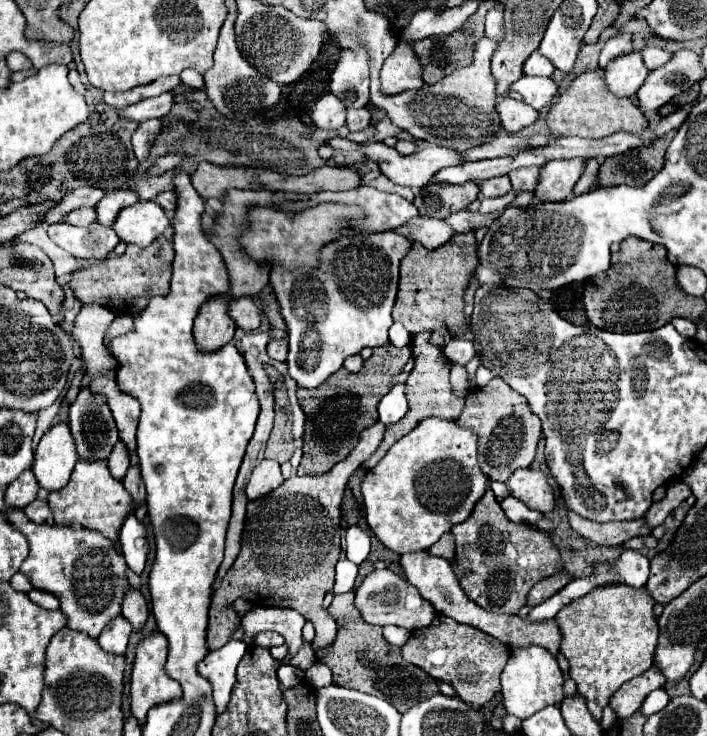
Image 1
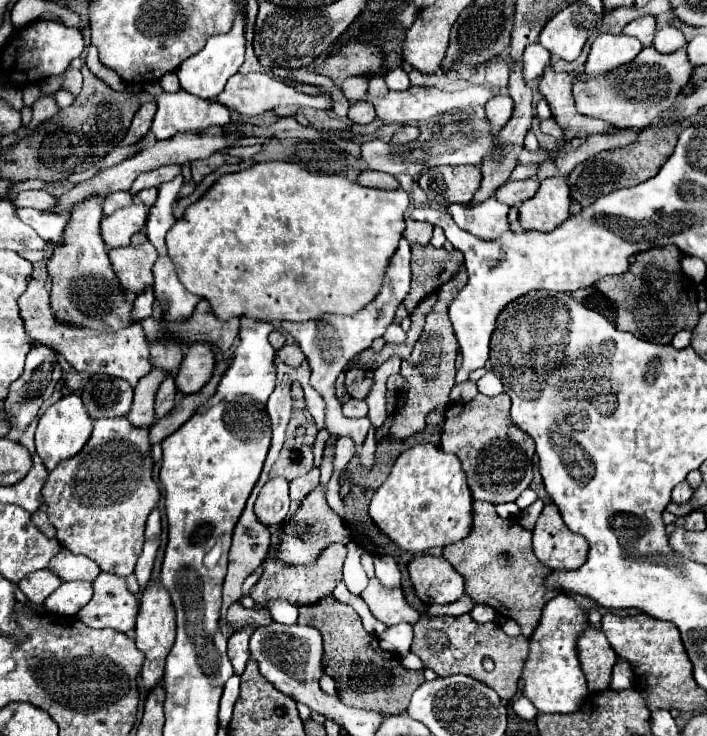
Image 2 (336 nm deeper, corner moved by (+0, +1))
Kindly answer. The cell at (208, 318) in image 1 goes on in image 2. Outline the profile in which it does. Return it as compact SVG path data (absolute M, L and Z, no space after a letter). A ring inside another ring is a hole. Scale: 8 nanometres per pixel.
M195 343L189 349L189 355L181 363L181 369L175 377L175 387L183 395L197 393L211 379L215 369L215 359L207 343Z

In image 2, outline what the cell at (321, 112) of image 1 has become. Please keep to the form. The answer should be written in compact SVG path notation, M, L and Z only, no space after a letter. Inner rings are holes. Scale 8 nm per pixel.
M357 75L357 77L349 77L341 83L341 91L347 99L363 99L365 93L367 93L367 87L369 87L369 79L363 77L363 75Z

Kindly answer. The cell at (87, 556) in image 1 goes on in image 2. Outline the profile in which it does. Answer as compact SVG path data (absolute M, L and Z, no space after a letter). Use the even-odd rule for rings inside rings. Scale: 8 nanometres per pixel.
M65 547L57 557L53 557L53 561L49 563L49 569L55 571L61 577L61 581L71 581L71 579L93 581L101 573L97 563L93 563L89 557L73 555Z

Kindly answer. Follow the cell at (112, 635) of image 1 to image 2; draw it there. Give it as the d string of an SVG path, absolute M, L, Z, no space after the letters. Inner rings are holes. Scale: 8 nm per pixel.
M101 571L101 575L93 581L93 589L93 599L77 613L87 627L111 627L123 633L135 627L139 603L137 597L127 589L125 579Z

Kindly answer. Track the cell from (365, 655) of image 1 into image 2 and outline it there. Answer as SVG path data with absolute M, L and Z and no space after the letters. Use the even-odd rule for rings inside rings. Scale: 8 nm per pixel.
M333 595L321 599L321 603L299 607L297 623L311 625L323 635L323 671L337 681L339 699L349 707L371 707L397 715L407 709L413 691L425 681L423 671L407 671L401 667L399 655L379 649L377 637L363 629L361 617L355 613L355 609L339 603Z

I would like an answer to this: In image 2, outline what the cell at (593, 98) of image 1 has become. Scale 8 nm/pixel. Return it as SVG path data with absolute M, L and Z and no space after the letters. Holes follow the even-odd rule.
M551 63L545 67L541 79L539 79L539 91L549 101L549 107L553 111L555 121L563 127L565 139L573 137L587 137L593 133L609 133L613 127L601 119L579 115L573 103L571 83L575 77L571 73L555 73Z

